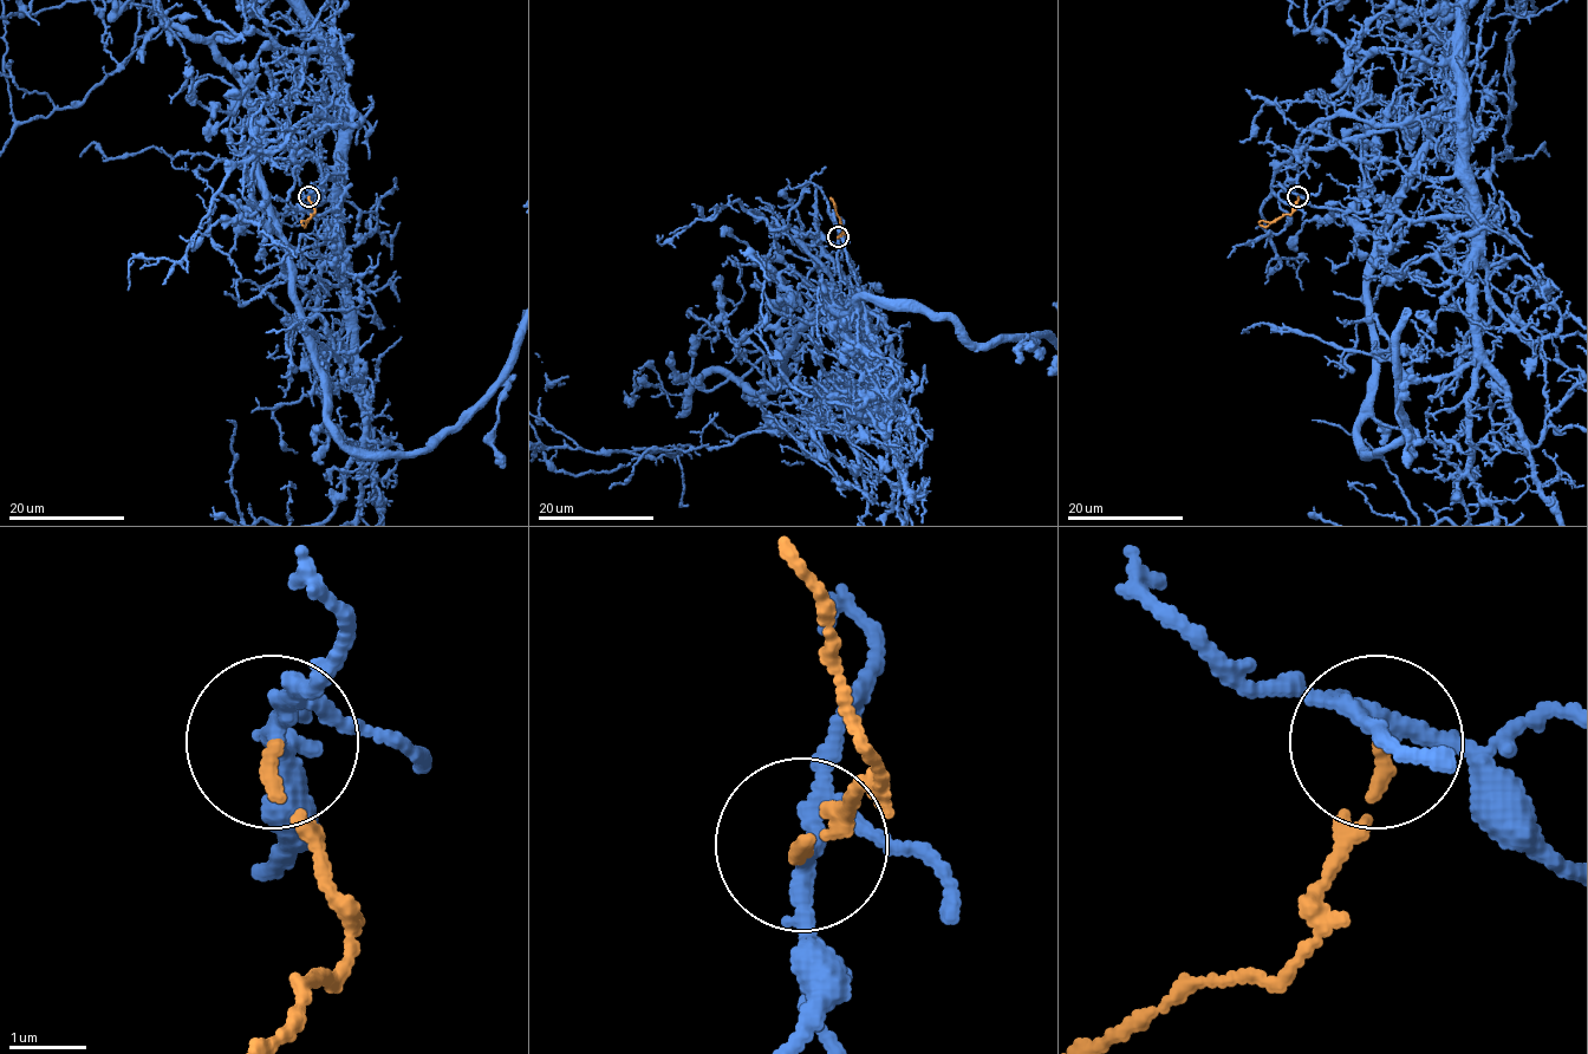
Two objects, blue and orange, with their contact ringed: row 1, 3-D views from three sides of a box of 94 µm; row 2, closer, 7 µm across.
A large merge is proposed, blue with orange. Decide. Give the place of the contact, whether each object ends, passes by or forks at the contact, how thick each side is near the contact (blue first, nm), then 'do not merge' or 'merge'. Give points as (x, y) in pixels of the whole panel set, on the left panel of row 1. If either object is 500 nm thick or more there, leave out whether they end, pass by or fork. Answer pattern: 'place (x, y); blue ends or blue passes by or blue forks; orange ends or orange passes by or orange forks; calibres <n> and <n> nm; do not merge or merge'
place (308, 196); blue forks; orange ends; calibres 170 and 160 nm; merge

